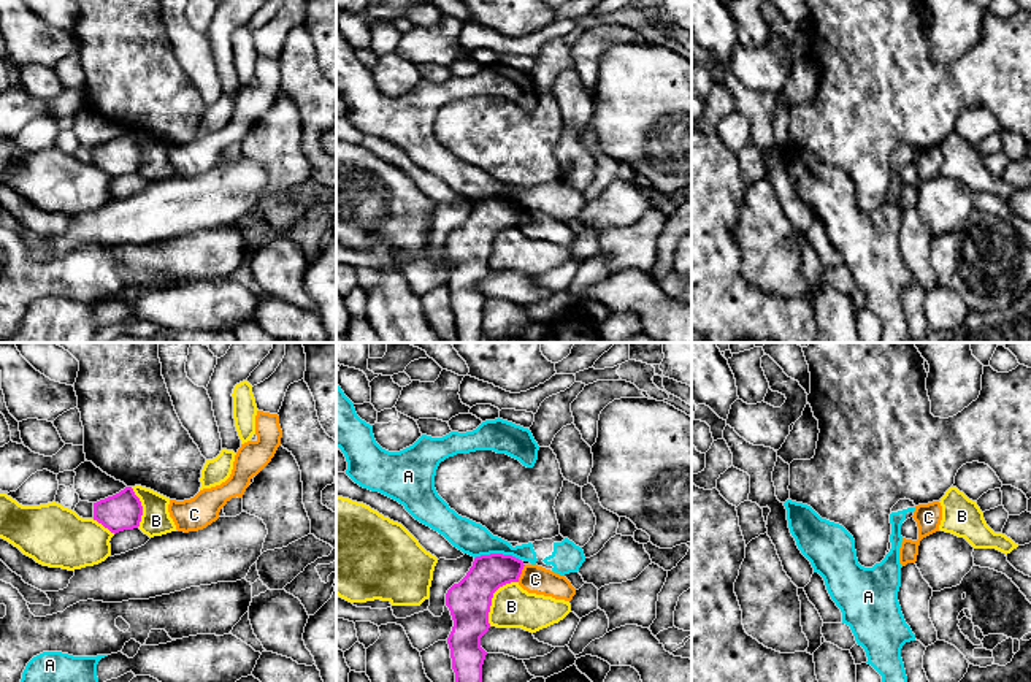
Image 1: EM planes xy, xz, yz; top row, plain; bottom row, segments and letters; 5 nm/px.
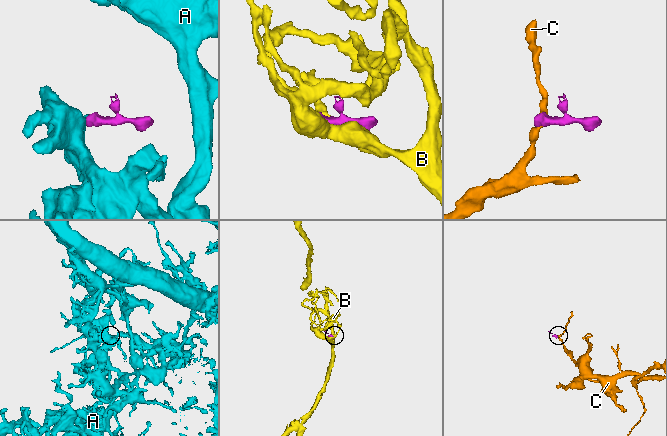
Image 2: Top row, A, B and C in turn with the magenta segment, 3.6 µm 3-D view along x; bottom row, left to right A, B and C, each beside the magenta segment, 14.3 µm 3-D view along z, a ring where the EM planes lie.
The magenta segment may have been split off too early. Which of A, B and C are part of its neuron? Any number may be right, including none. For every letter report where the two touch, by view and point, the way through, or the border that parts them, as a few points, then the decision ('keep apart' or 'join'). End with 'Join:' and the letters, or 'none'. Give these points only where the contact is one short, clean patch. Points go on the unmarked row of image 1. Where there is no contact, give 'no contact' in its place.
A: xz (498, 199) | along xz (475, 202), (511, 199), (521, 205) | keep apart
B: xz (492, 241) | keep apart
C: xz (521, 218) | along xz (525, 210), (517, 226) | keep apart
Join: none

